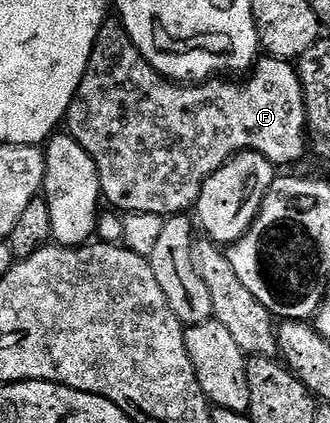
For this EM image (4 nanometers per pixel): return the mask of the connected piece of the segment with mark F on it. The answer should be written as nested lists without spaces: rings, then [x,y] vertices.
[[[109,18],[104,21],[104,25],[98,30],[98,38],[94,42],[94,50],[90,54],[90,62],[86,66],[86,74],[80,83],[80,89],[76,92],[76,98],[70,102],[66,117],[66,132],[80,143],[82,150],[94,158],[98,178],[100,179],[100,194],[105,201],[113,204],[115,211],[120,214],[152,214],[163,218],[179,216],[193,211],[198,202],[198,194],[202,194],[202,186],[210,174],[214,174],[229,158],[236,156],[239,152],[257,152],[262,154],[274,166],[280,164],[296,164],[304,156],[304,151],[308,148],[310,133],[308,131],[308,115],[306,114],[306,102],[304,101],[304,91],[297,65],[291,60],[280,60],[277,56],[265,55],[257,59],[247,73],[245,84],[239,84],[236,78],[213,78],[198,84],[181,84],[175,80],[167,78],[134,46],[130,34],[119,19]]]

